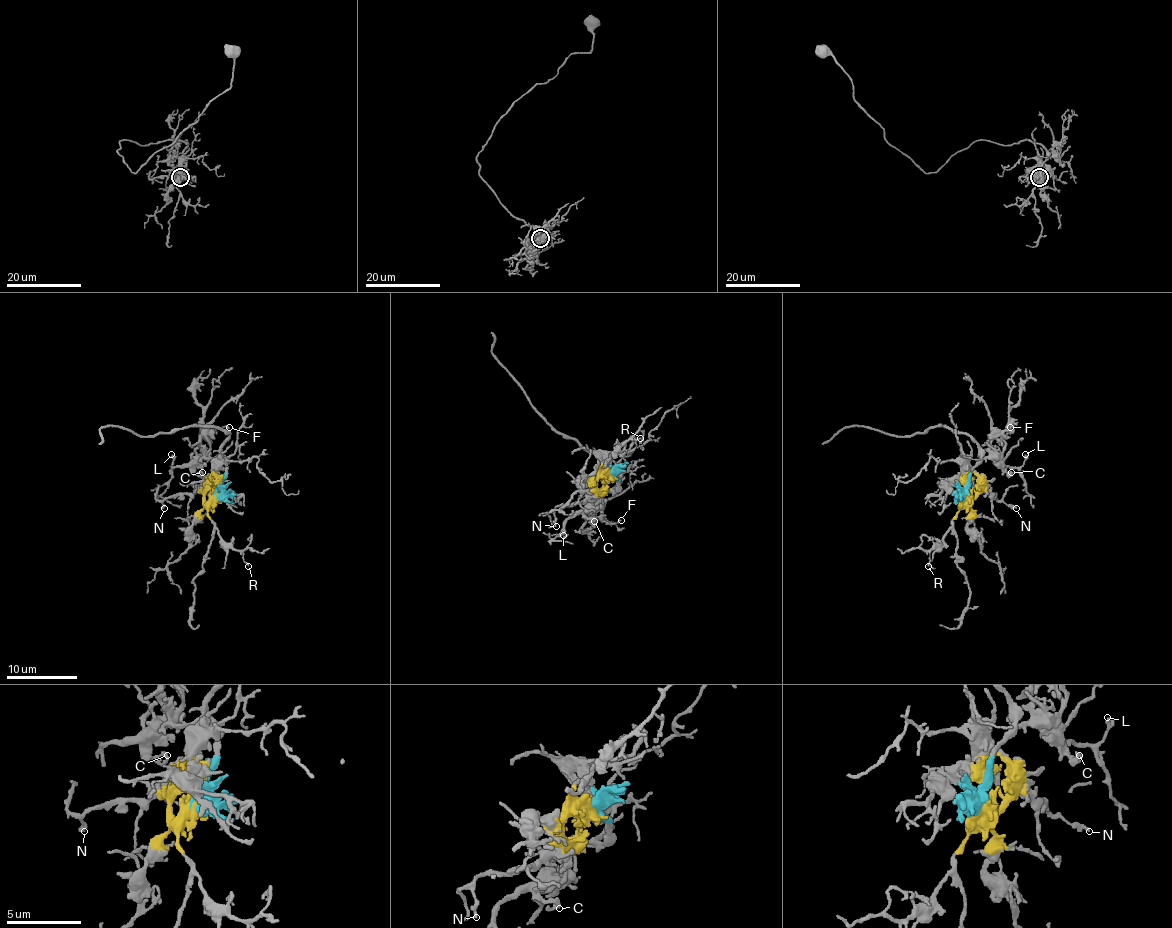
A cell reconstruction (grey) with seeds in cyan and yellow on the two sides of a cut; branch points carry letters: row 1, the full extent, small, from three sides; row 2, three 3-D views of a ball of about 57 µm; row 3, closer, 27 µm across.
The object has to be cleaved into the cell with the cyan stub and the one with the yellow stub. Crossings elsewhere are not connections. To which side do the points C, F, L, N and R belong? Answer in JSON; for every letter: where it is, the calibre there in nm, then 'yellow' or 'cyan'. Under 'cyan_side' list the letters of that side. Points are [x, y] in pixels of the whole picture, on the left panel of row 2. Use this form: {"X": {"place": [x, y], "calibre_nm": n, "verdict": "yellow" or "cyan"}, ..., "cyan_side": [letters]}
{"C": {"place": [202, 472], "calibre_nm": 300, "verdict": "cyan"}, "F": {"place": [229, 427], "calibre_nm": 180, "verdict": "cyan"}, "L": {"place": [171, 454], "calibre_nm": 240, "verdict": "cyan"}, "N": {"place": [164, 508], "calibre_nm": 260, "verdict": "yellow"}, "R": {"place": [248, 566], "calibre_nm": 140, "verdict": "yellow"}, "cyan_side": ["C", "F", "L"]}

